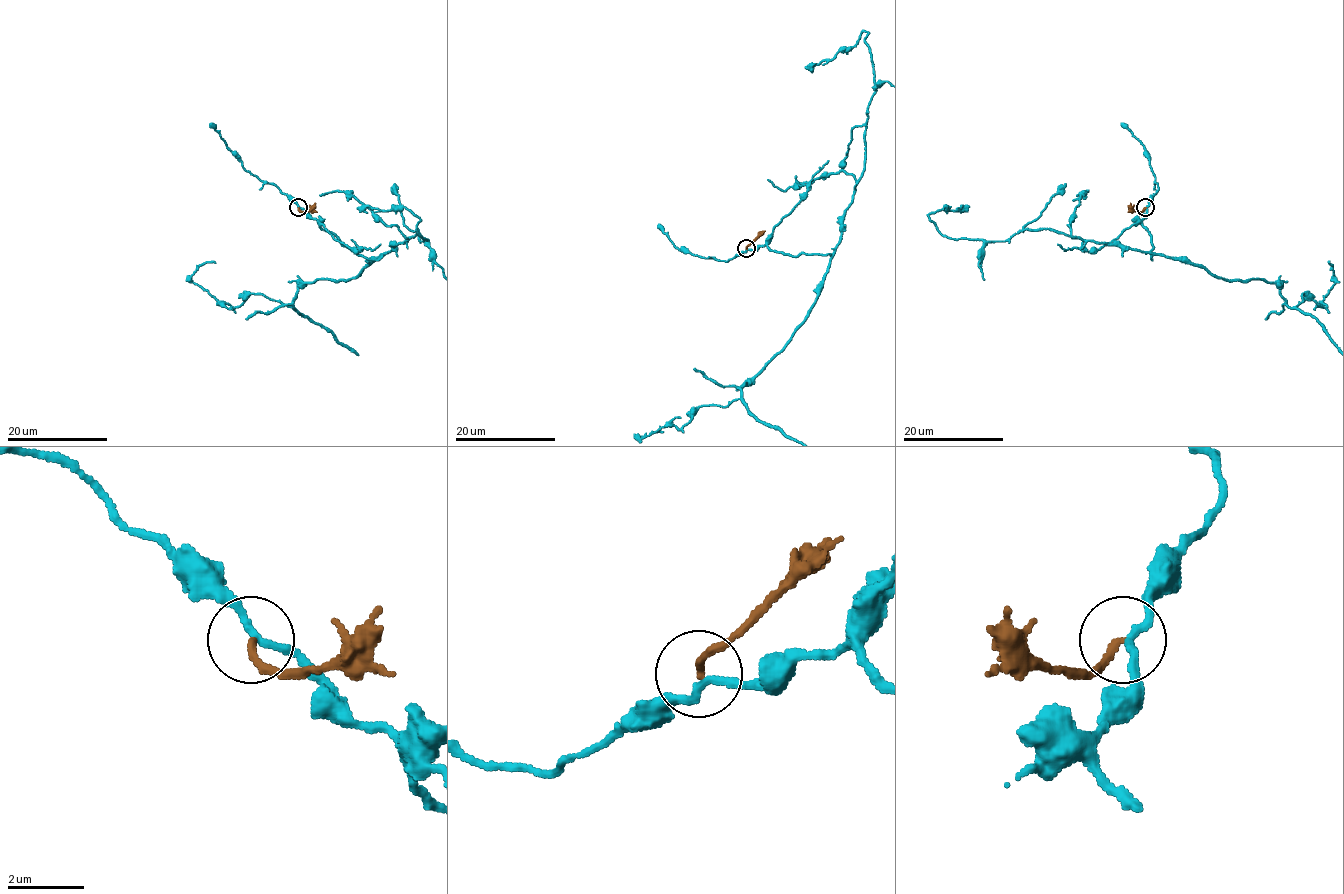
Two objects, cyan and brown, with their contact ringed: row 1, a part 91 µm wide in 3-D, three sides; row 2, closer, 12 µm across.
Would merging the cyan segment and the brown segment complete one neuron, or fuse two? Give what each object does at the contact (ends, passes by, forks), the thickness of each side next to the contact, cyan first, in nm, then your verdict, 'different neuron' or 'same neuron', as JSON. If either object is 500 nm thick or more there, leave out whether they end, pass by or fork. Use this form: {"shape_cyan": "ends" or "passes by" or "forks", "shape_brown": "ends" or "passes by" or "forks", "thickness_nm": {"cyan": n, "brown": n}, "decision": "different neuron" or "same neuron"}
{"shape_cyan": "passes by", "shape_brown": "ends", "thickness_nm": {"cyan": 180, "brown": 190}, "decision": "different neuron"}

